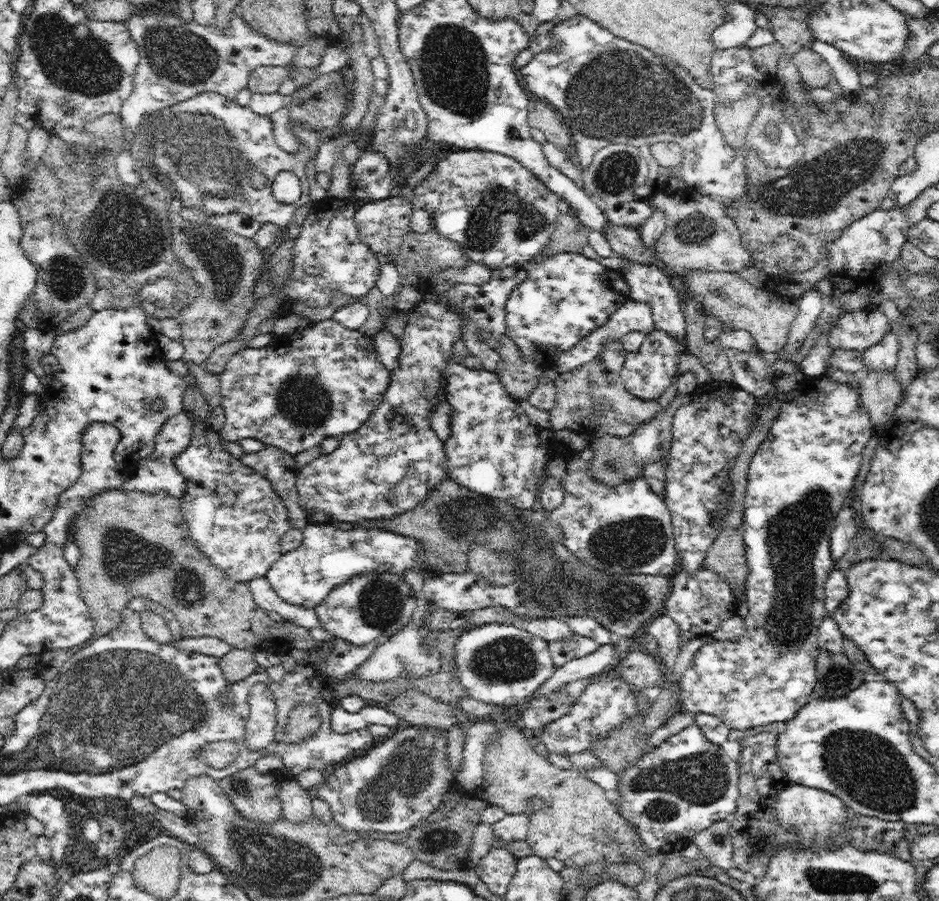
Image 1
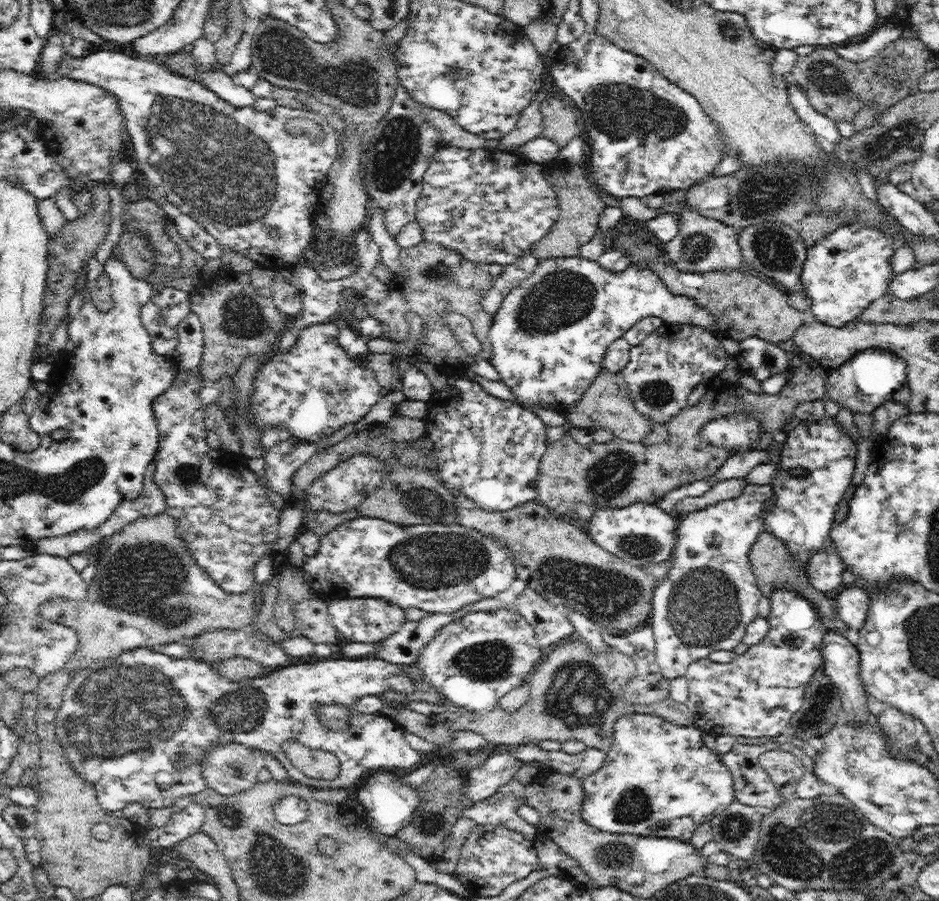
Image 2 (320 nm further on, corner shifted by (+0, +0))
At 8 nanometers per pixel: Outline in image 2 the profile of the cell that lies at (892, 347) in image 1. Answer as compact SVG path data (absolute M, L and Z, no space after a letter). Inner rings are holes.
M874 347L855 354L840 368L830 371L825 385L830 398L840 405L840 410L847 408L853 414L872 414L876 408L892 400L906 382L906 361L890 349Z

